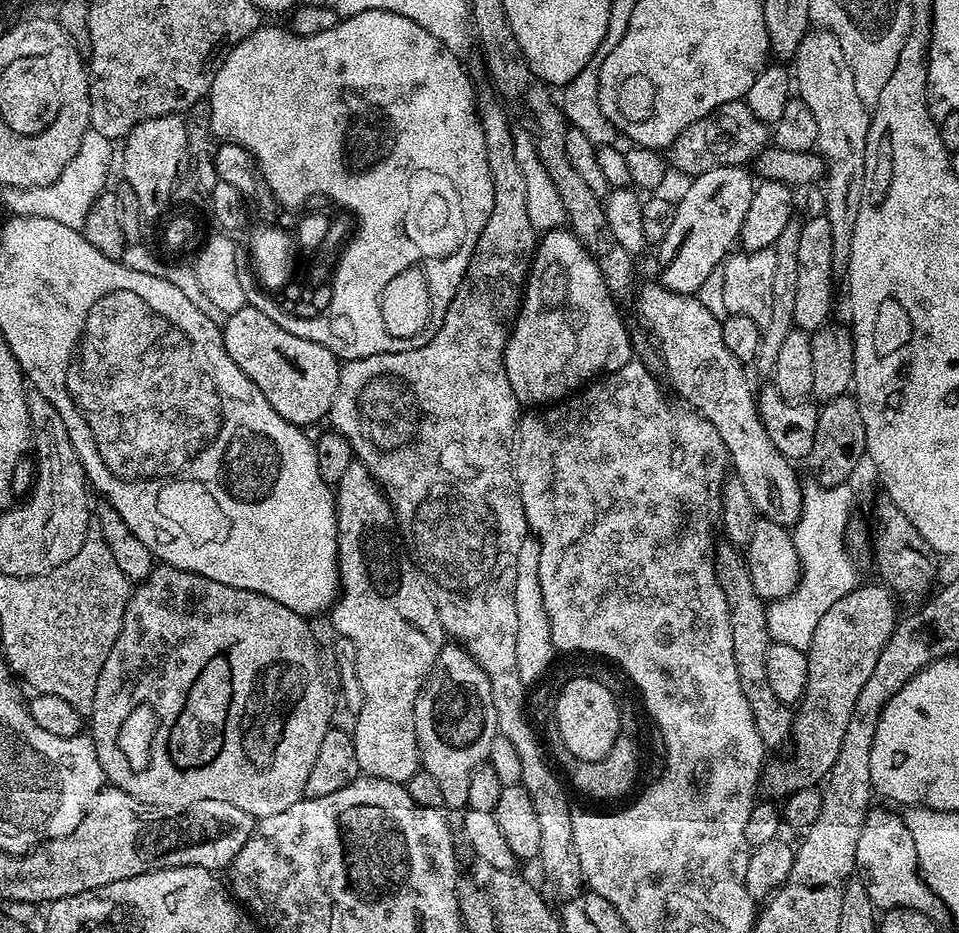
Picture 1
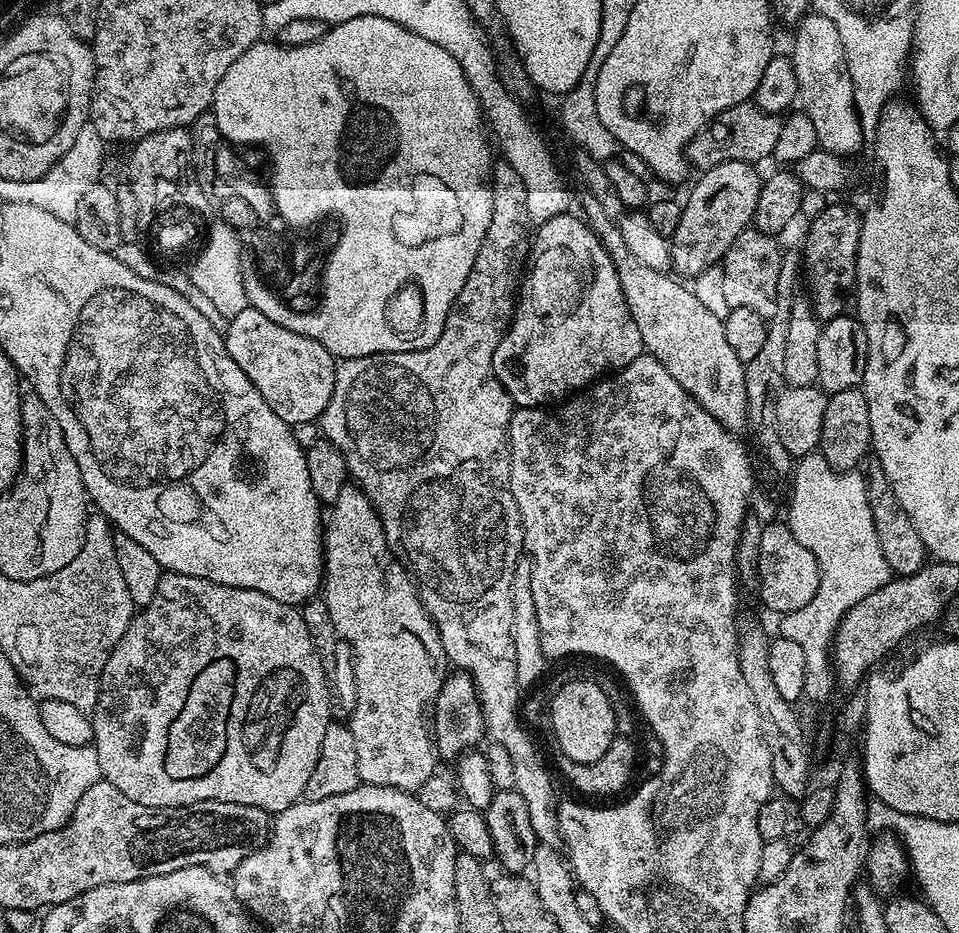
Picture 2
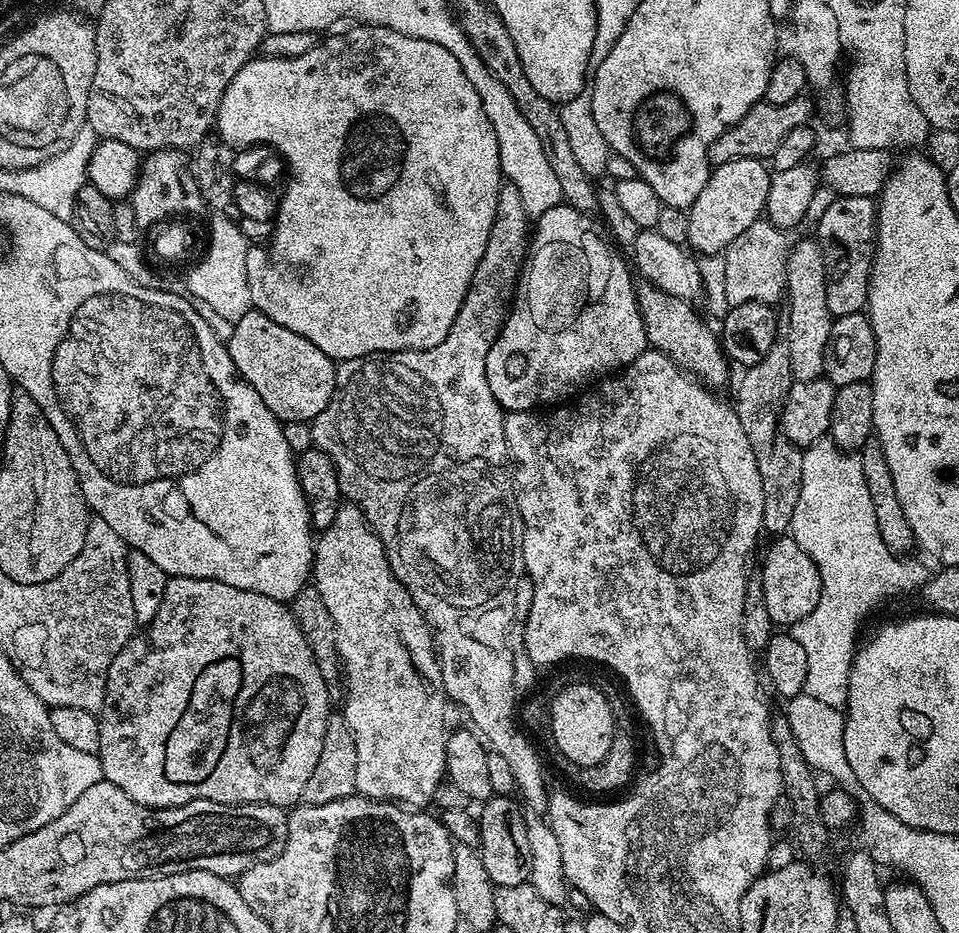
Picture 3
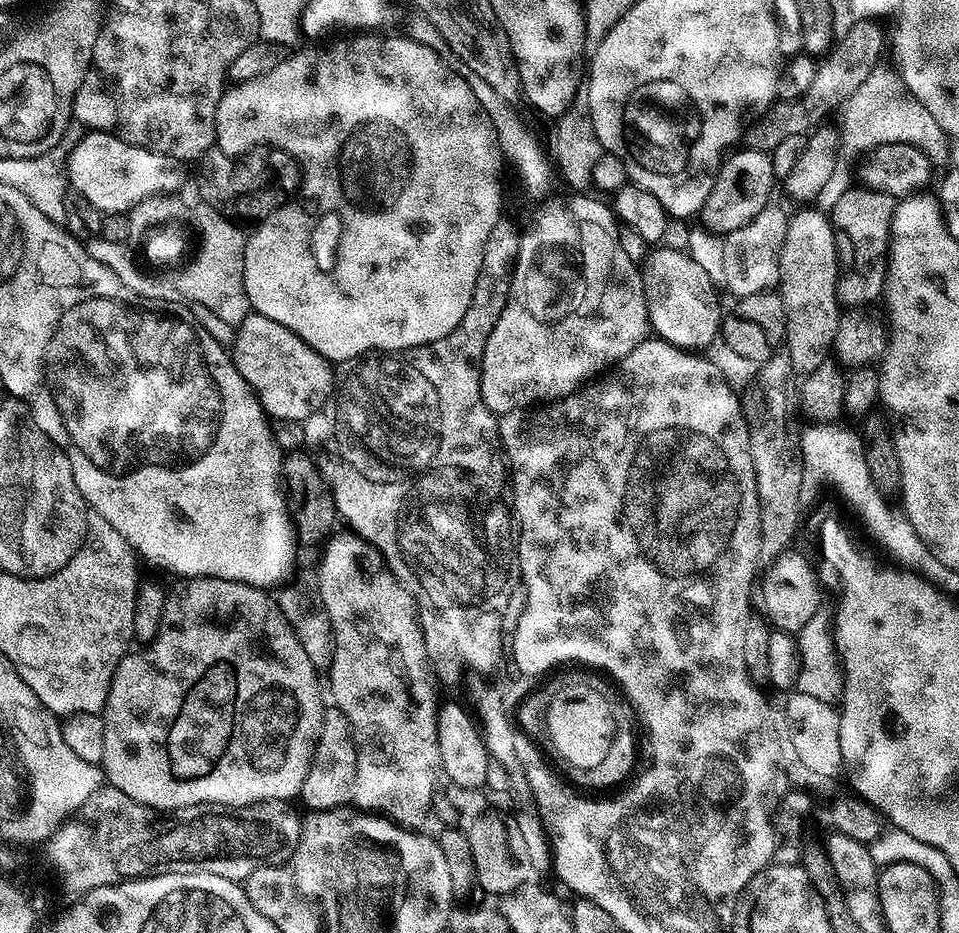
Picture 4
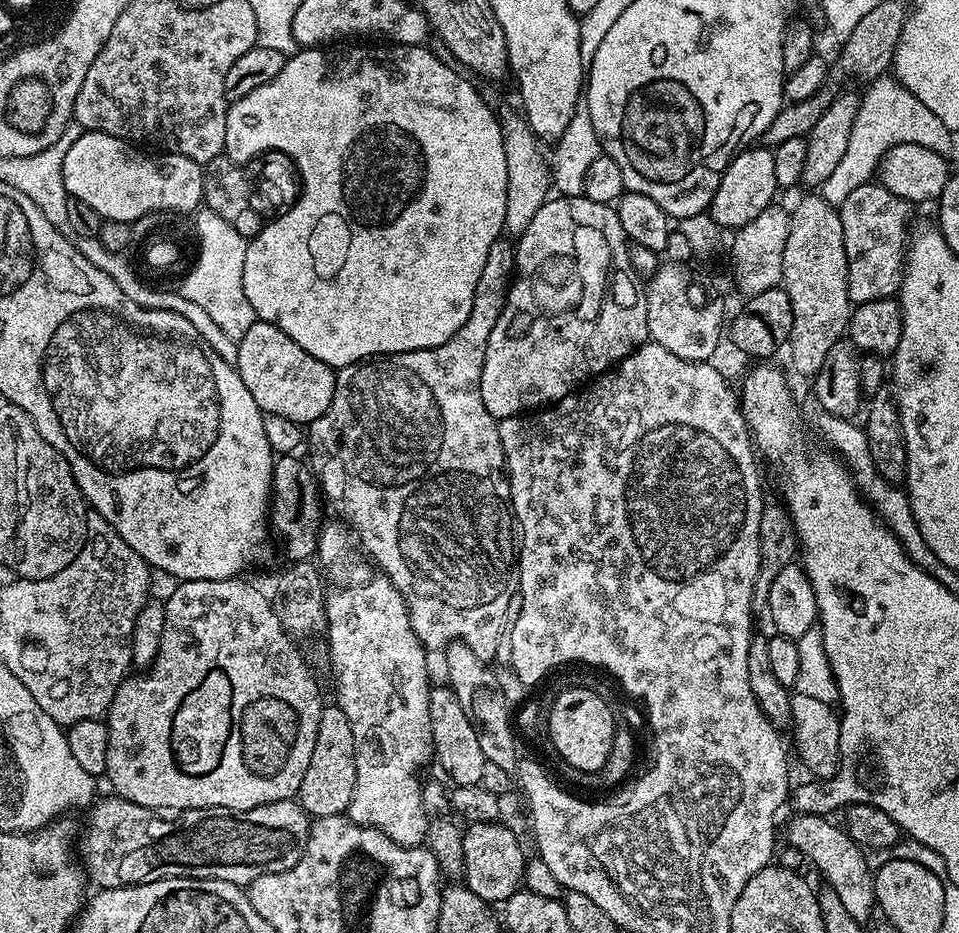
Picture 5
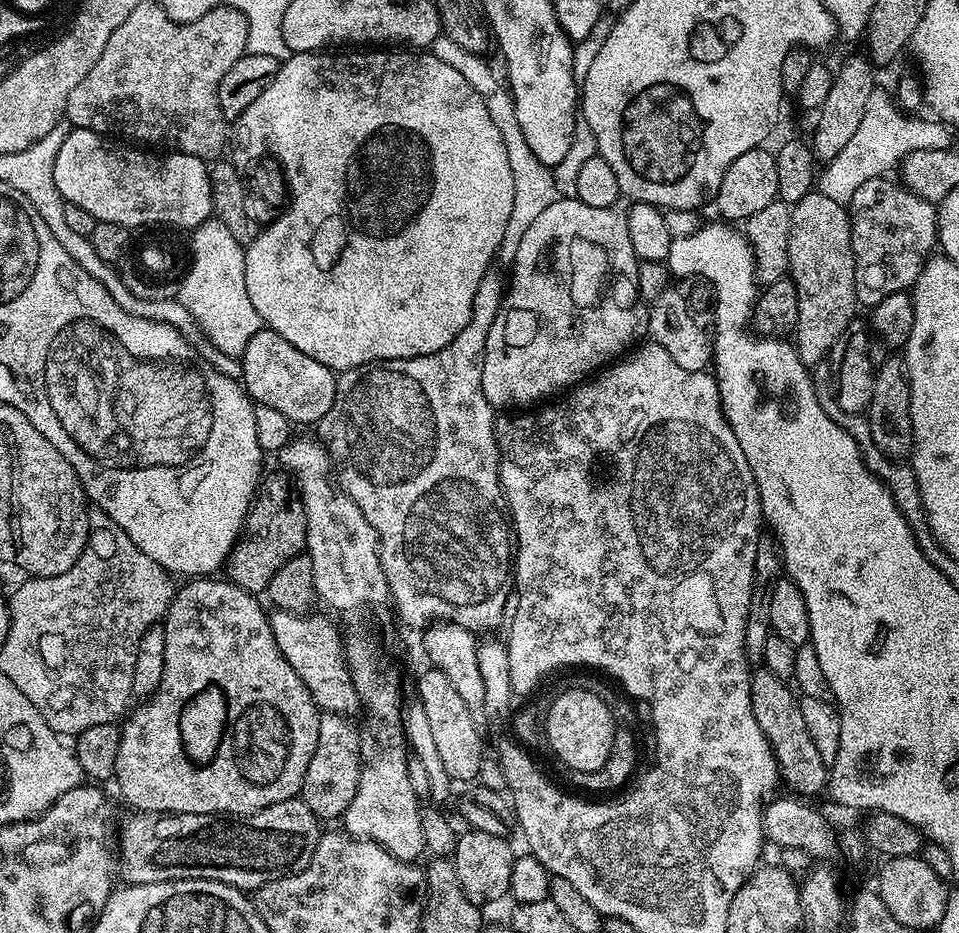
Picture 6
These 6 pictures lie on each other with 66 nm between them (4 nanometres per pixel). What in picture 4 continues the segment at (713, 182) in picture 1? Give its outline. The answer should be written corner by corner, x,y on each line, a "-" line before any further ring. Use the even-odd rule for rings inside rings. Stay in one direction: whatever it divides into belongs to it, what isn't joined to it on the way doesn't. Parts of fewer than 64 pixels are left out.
751,146
745,149
745,152
733,151
721,163
720,173
698,213
699,223
713,234
727,234
738,230
738,226
746,226
773,199
772,187
775,184
777,187
778,177
774,174
771,155

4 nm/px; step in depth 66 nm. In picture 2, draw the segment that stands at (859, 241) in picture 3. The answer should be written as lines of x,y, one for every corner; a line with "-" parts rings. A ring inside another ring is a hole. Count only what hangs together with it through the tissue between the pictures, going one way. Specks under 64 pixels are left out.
829,203
814,219
807,221
808,233
804,236
804,248
802,247
802,268
806,273
806,288
812,291
810,303
812,311
822,322
833,320
835,316
845,311
844,303
849,303
856,287
856,255
858,254
858,238
860,237
861,213
847,208
844,204

